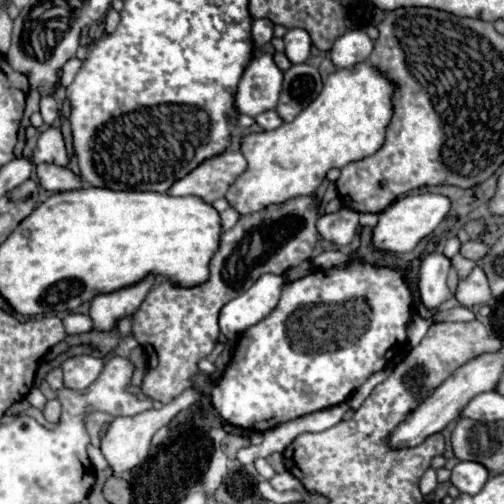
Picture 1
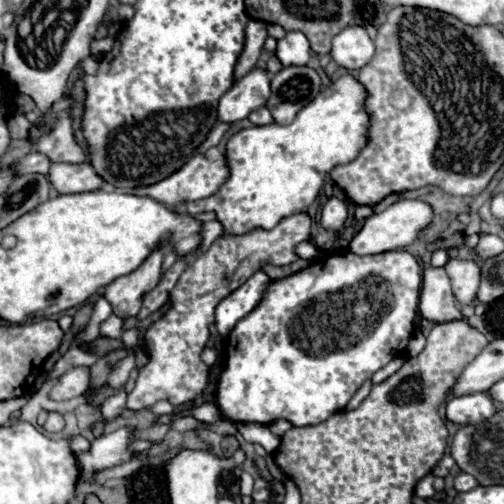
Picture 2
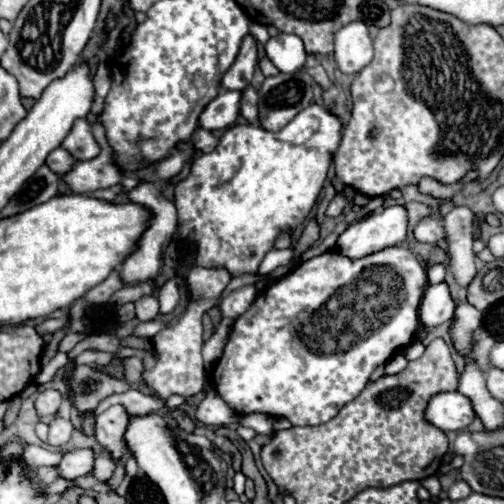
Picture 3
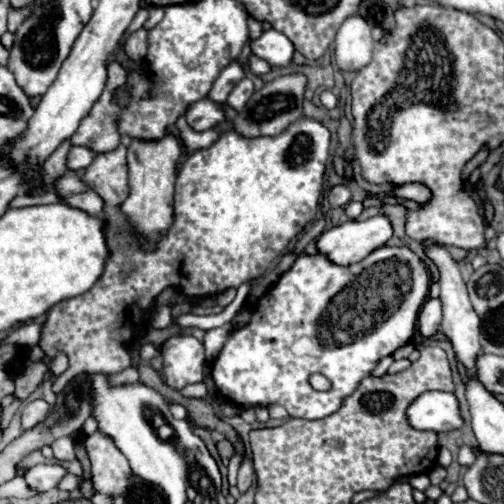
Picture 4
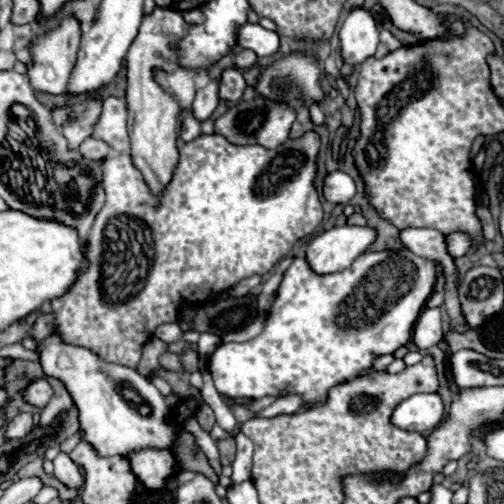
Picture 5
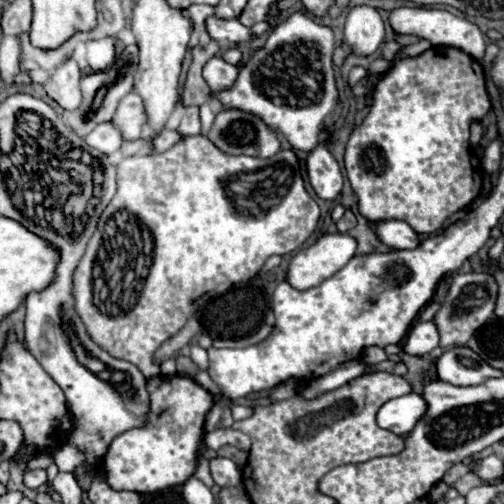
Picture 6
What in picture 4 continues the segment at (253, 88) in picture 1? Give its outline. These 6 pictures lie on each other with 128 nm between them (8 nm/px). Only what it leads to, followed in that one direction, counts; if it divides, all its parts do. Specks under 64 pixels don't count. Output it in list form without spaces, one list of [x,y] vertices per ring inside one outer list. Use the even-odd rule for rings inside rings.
[[[208,98],[198,100],[186,108],[186,120],[192,130],[202,132],[214,128],[218,122],[224,120],[224,112],[220,104],[212,104]]]

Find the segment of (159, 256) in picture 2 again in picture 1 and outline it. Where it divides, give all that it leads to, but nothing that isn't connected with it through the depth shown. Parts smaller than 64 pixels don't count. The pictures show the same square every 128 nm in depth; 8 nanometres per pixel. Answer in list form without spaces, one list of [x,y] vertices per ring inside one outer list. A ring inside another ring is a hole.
[[[148,274],[132,286],[96,296],[90,306],[90,318],[94,322],[94,330],[110,330],[116,324],[116,320],[124,318],[126,314],[134,314],[148,296],[152,284],[154,274]]]

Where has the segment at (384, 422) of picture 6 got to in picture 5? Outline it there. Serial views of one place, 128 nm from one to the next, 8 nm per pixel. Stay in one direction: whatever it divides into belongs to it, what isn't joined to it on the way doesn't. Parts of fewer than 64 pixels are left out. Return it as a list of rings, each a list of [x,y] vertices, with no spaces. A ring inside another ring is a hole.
[[[414,394],[394,408],[390,420],[396,428],[426,434],[442,418],[444,418],[444,404],[438,394]]]

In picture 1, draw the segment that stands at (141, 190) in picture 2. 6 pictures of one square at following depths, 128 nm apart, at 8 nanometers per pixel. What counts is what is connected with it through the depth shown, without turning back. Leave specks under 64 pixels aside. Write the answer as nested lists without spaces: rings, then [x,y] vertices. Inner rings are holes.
[[[220,152],[206,158],[190,174],[176,180],[166,194],[170,196],[198,196],[204,202],[214,202],[226,194],[234,180],[244,172],[246,160],[240,152]]]

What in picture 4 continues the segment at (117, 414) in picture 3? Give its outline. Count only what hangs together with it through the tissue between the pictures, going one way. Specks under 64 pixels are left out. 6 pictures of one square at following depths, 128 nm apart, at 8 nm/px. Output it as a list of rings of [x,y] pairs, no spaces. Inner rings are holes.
[[[100,432],[88,436],[84,440],[84,446],[92,464],[94,492],[112,498],[126,494],[130,480],[134,476],[126,456],[112,444],[112,440],[108,440],[108,436]]]

